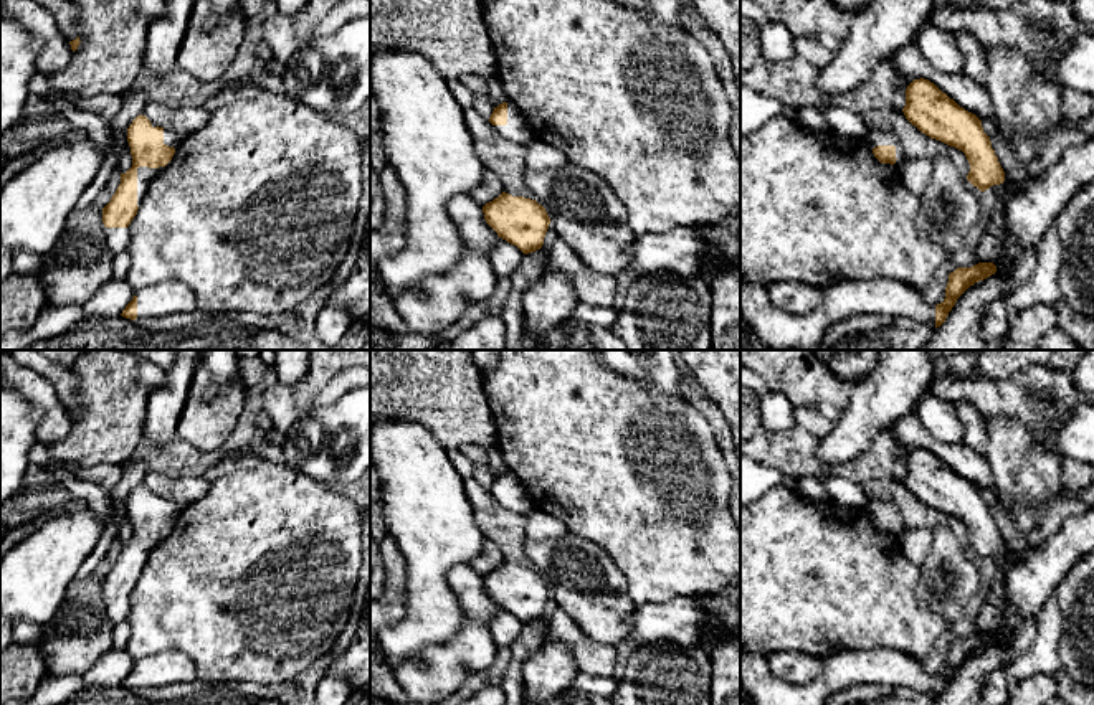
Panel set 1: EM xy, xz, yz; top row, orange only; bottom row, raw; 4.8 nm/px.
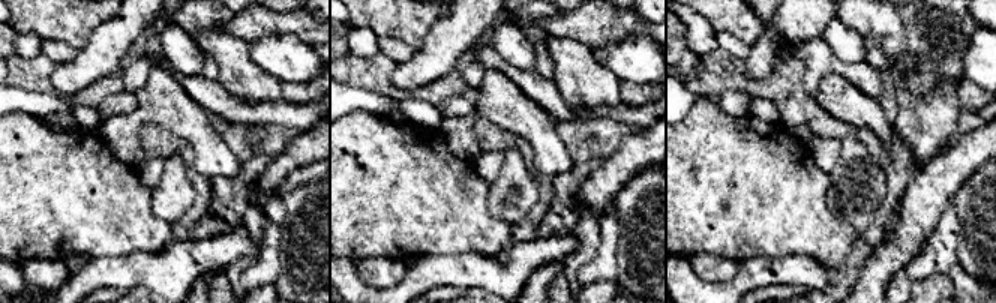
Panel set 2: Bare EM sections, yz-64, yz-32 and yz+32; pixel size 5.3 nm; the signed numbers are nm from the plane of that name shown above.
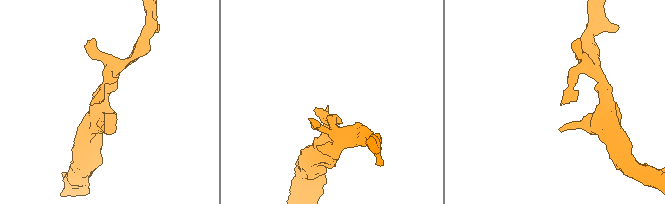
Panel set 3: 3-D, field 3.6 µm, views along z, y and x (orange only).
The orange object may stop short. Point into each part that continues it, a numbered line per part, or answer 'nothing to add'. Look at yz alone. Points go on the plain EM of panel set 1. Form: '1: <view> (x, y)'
1: yz (873, 507)

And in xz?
1: xz (518, 499)

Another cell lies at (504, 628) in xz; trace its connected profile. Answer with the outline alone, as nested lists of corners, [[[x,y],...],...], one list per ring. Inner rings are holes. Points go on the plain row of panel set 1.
[[[506,609],[489,621],[489,632],[497,647],[511,647],[519,639],[522,627],[524,622]]]

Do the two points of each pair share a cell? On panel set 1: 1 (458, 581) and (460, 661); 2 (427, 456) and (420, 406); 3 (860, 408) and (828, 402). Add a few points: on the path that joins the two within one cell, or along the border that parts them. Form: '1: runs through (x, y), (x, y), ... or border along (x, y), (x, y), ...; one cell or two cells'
1: runs through (473, 601), (473, 641); one cell
2: border along (387, 418), (412, 418), (418, 421), (447, 449); two cells
3: border along (858, 383), (845, 411), (835, 423); two cells

